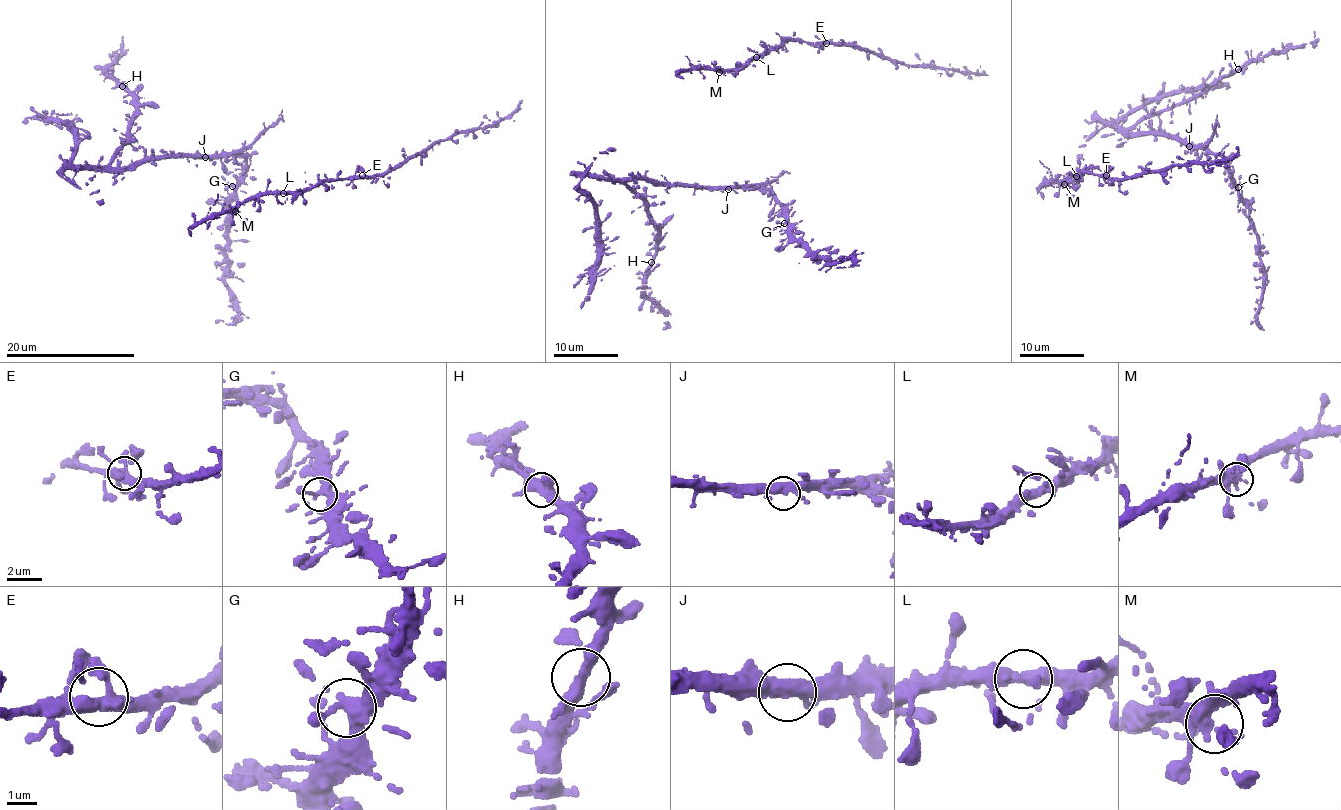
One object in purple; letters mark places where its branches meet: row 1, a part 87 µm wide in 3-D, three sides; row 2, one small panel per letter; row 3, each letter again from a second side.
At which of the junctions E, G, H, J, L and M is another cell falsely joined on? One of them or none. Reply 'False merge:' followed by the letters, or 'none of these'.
False merge: none of these

